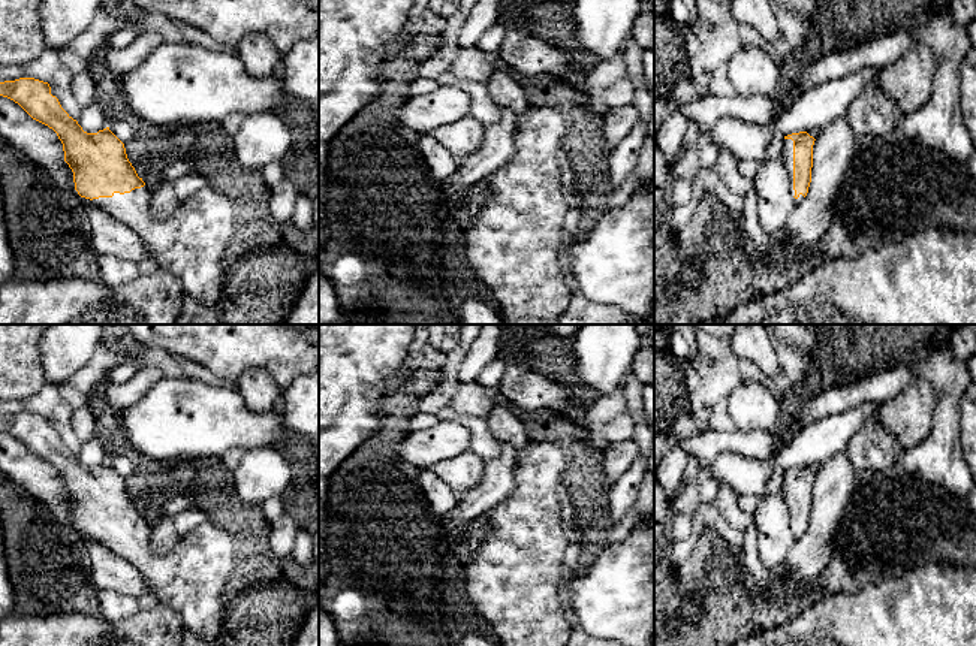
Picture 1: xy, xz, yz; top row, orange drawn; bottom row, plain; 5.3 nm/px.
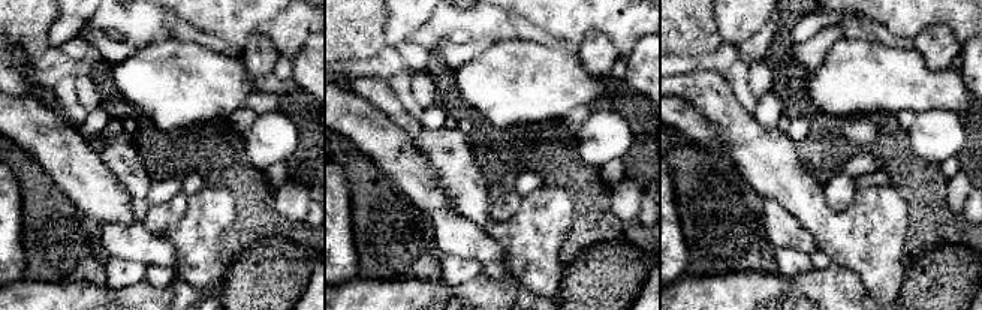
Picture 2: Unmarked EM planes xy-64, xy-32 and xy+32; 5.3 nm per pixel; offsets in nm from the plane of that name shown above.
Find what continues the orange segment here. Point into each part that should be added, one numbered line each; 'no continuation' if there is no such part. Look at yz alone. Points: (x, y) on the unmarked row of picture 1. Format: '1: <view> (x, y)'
1: yz (788, 479)

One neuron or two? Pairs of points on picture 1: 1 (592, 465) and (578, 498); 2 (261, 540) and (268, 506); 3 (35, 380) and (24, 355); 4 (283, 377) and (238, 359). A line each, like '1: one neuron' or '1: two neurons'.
1: one neuron
2: two neurons
3: one neuron
4: one neuron

